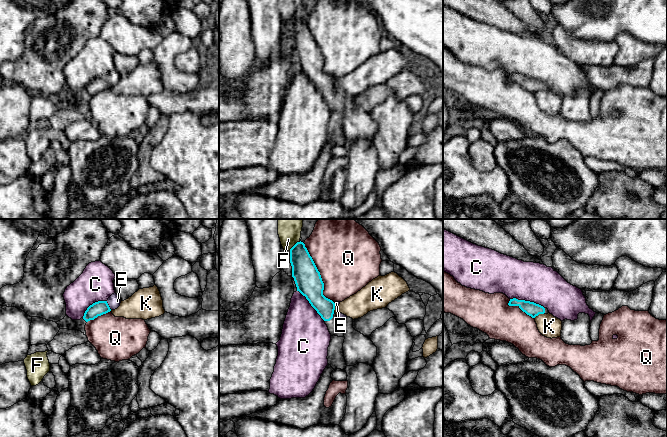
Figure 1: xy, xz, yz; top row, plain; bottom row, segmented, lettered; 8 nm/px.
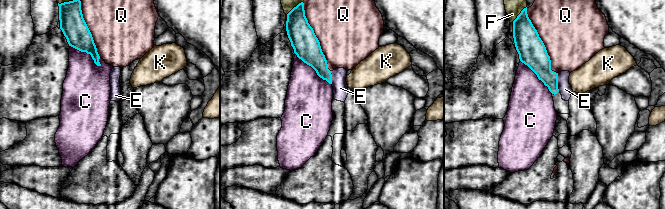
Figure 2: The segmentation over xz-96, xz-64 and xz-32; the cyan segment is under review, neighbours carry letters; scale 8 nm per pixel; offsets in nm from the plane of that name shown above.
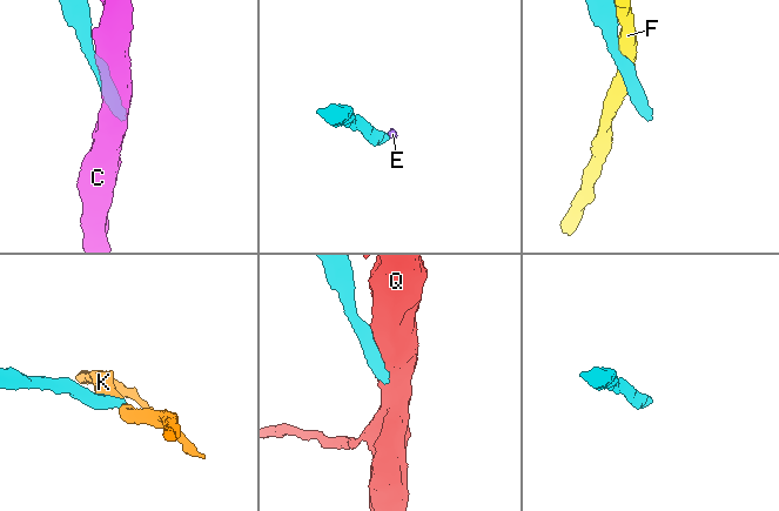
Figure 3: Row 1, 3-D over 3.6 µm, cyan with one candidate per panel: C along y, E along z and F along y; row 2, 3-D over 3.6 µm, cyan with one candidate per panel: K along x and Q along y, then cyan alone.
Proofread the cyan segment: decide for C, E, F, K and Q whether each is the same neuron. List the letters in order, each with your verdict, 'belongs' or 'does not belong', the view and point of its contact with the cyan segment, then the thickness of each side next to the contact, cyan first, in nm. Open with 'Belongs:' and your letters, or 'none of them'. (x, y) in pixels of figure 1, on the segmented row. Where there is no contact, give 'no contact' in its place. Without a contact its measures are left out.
Belongs: E
C: does not belong; contact yz (527, 301); calibres 120 and 320 nm
E: belongs; contact xy (108, 305); calibres 120 and 100 nm
F: does not belong; contact xz (294, 245); calibres 200 and 200 nm
K: does not belong; contact yz (539, 313); calibres 120 and 180 nm
Q: does not belong; contact xz (319, 274); calibres 220 and 480 nm

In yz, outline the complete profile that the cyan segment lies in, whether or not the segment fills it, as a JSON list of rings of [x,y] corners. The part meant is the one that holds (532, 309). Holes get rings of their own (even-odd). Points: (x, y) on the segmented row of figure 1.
[[[516,298],[510,299],[509,306],[518,306],[523,312],[527,315],[535,318],[539,314],[545,313],[545,308],[539,304],[534,302],[525,301],[525,300],[518,300]]]

